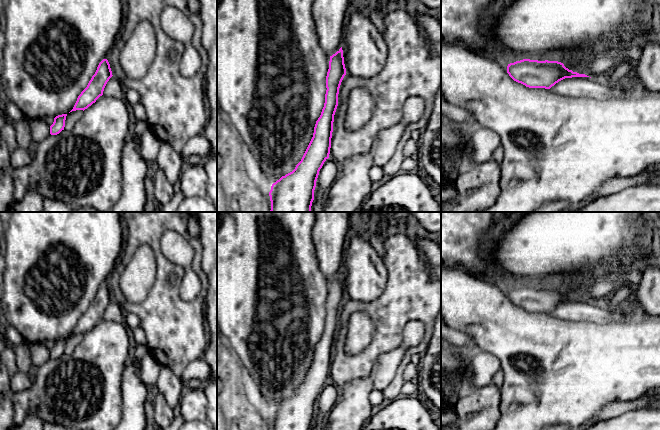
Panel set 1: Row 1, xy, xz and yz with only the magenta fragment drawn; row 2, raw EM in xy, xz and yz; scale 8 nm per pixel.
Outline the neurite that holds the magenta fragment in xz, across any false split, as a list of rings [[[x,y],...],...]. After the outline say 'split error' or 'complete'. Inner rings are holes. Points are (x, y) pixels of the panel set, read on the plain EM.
[[[341,271],[330,280],[325,327],[313,361],[295,393],[272,408],[269,416],[271,430],[312,430],[319,395],[329,382],[339,312],[345,299]]] | complete

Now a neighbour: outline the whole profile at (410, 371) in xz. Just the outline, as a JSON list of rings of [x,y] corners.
[[[409,363],[403,371],[403,379],[405,381],[411,381],[413,378],[416,378],[418,375],[417,365]]]

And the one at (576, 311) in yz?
[[[590,301],[565,302],[548,314],[565,321],[597,324],[626,323],[638,317],[635,312],[624,312]]]

